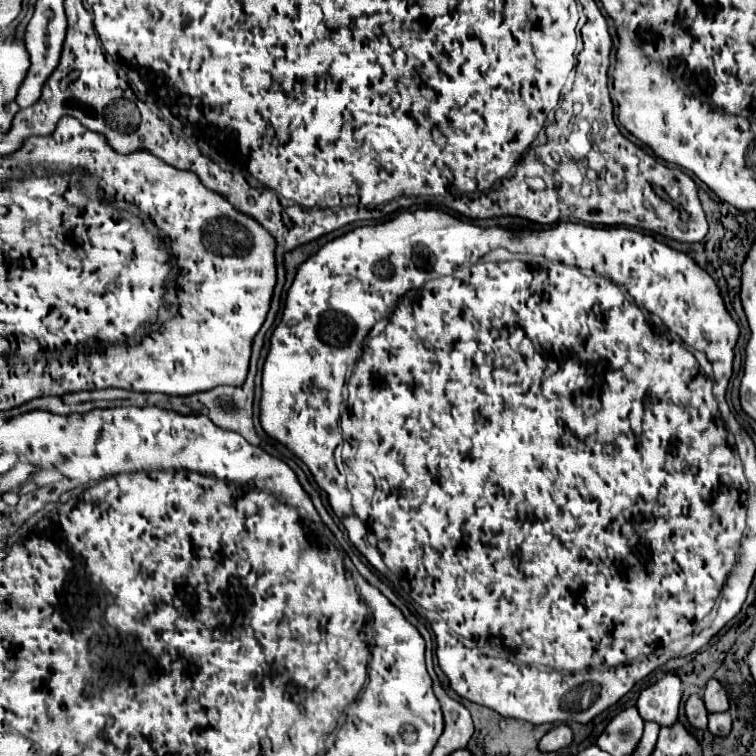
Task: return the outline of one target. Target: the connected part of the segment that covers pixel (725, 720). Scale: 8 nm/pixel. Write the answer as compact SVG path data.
M727 712L723 714L709 714L709 732L715 736L725 738L731 730L731 716Z

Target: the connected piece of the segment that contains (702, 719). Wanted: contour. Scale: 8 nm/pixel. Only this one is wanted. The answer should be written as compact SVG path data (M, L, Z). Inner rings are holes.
M693 694L687 704L685 704L685 716L689 720L689 724L697 730L705 730L707 728L707 710L703 704L703 698Z

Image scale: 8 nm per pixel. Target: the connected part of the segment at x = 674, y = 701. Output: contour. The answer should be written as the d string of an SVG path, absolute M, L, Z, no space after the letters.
M667 674L663 680L645 688L637 700L637 710L645 722L671 726L677 722L681 702L681 680Z

